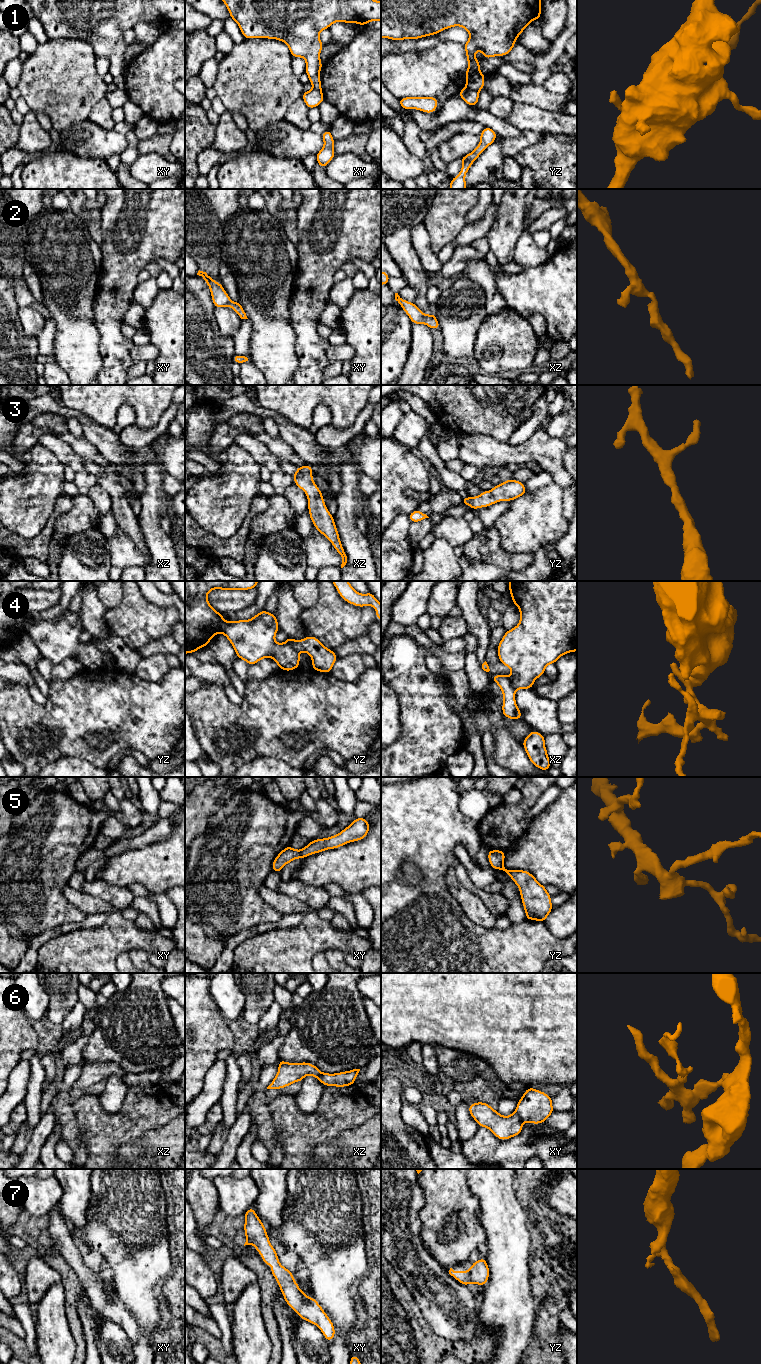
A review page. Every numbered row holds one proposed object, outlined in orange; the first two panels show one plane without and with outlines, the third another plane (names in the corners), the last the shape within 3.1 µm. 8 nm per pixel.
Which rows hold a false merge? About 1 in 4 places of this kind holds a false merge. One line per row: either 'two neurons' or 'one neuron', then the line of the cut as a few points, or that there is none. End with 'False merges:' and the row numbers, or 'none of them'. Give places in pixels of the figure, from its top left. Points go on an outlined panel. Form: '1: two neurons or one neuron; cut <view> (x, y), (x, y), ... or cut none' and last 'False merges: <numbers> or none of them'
1: two neurons; cut yz (465, 87), (477, 92)
2: one neuron; cut none
3: one neuron; cut none
4: two neurons; cut yz (286, 641), (298, 653)
5: one neuron; cut none
6: two neurons; cut xy (514, 1112), (523, 1121)
7: one neuron; cut none
False merges: 1, 4, 6

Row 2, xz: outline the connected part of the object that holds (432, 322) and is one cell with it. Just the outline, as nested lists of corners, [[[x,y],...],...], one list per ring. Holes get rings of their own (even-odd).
[[[395,293],[395,300],[403,308],[405,313],[409,316],[413,324],[426,324],[430,329],[439,329],[440,324],[433,314],[426,315],[422,312],[415,303],[403,300],[398,293]]]

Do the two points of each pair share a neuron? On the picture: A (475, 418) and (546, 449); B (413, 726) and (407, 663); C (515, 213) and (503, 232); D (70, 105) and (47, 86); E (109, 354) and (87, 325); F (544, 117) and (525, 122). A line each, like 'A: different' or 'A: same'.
A: different
B: same
C: same
D: same
E: different
F: same

